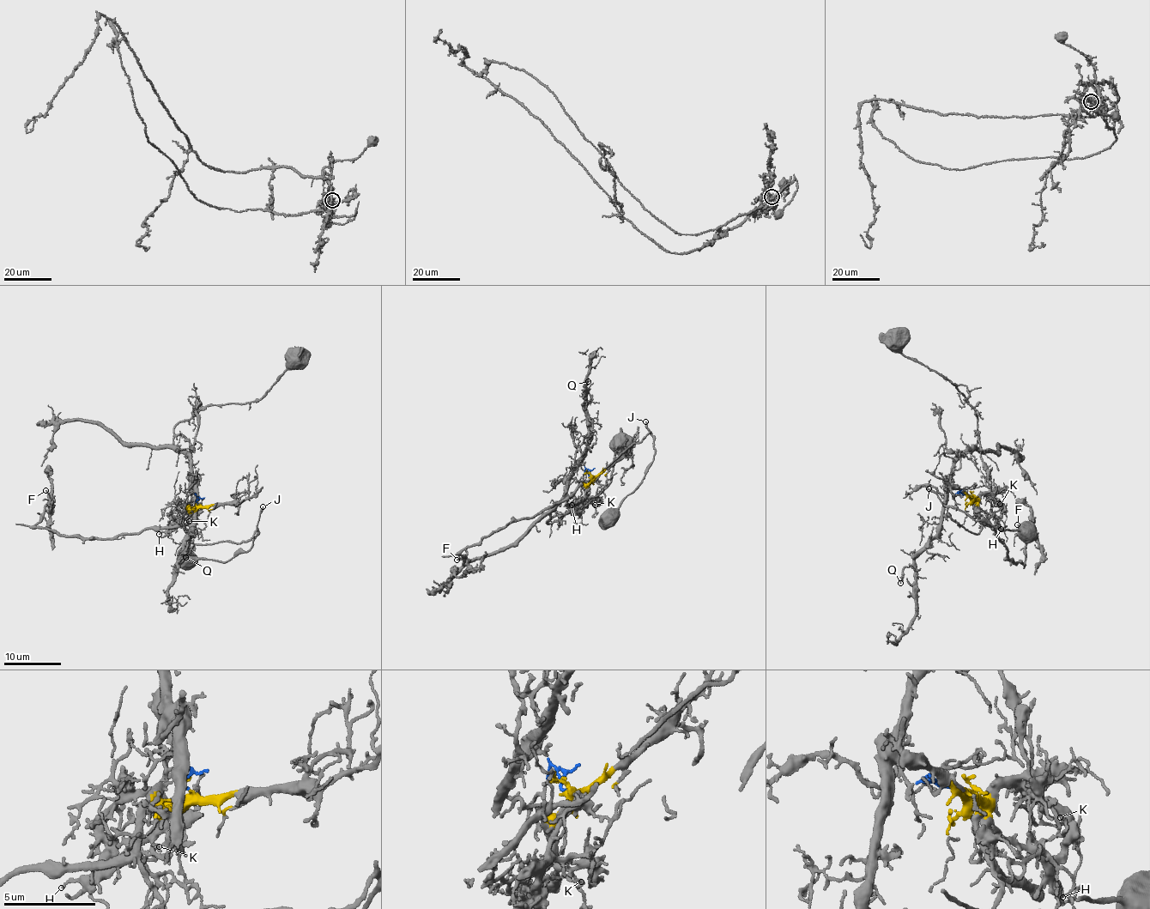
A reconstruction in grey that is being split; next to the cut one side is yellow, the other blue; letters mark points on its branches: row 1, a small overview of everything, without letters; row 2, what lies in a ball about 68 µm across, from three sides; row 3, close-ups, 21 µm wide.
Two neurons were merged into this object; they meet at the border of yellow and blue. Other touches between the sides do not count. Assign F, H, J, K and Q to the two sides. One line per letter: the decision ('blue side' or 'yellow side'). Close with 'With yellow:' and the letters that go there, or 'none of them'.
F: yellow side
H: yellow side
J: yellow side
K: yellow side
Q: blue side
With yellow: F, H, J, K

